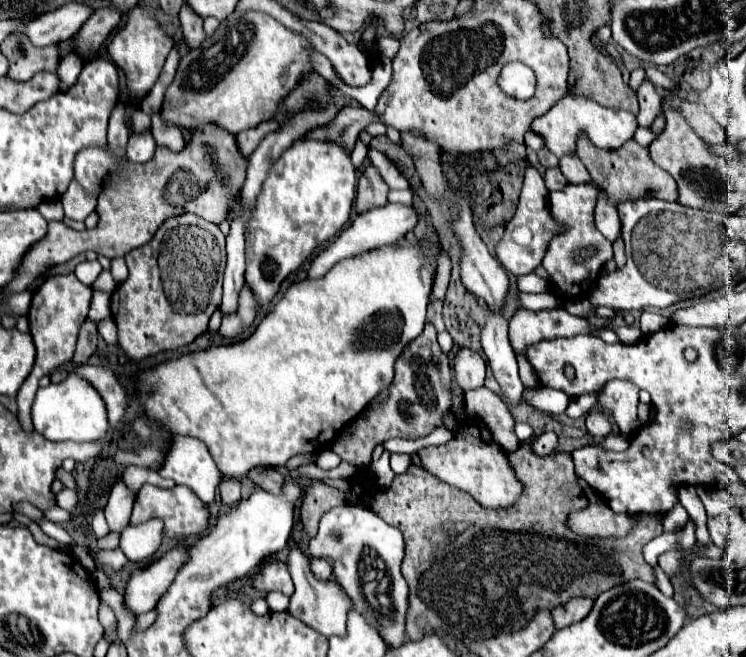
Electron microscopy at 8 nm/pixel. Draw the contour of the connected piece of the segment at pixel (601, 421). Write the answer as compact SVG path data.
M600 411L588 413L588 417L586 417L586 429L588 429L588 433L592 437L608 437L608 435L612 435L612 423L610 423L610 419L604 413L600 413Z

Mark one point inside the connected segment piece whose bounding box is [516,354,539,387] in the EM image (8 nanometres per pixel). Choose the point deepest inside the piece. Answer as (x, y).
(527, 374)

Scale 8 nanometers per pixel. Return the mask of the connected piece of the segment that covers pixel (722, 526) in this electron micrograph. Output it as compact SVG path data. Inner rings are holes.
M718 515L716 519L707 521L707 527L712 541L718 547L726 547L726 541L728 541L728 517L726 515Z

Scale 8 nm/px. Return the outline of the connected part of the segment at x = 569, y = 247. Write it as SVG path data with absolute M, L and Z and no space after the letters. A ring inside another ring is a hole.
M570 183L562 191L550 193L550 213L562 231L556 233L554 239L550 241L542 265L548 271L550 283L554 285L554 289L560 295L564 295L566 299L568 297L570 299L572 297L584 297L588 293L590 285L598 279L602 267L614 257L612 243L594 225L594 207L596 207L600 191L602 191L602 187L596 183L580 183L580 185ZM586 245L596 245L598 253L594 257L590 257L588 261L580 261L580 263L574 261L574 251L578 247L586 247Z

